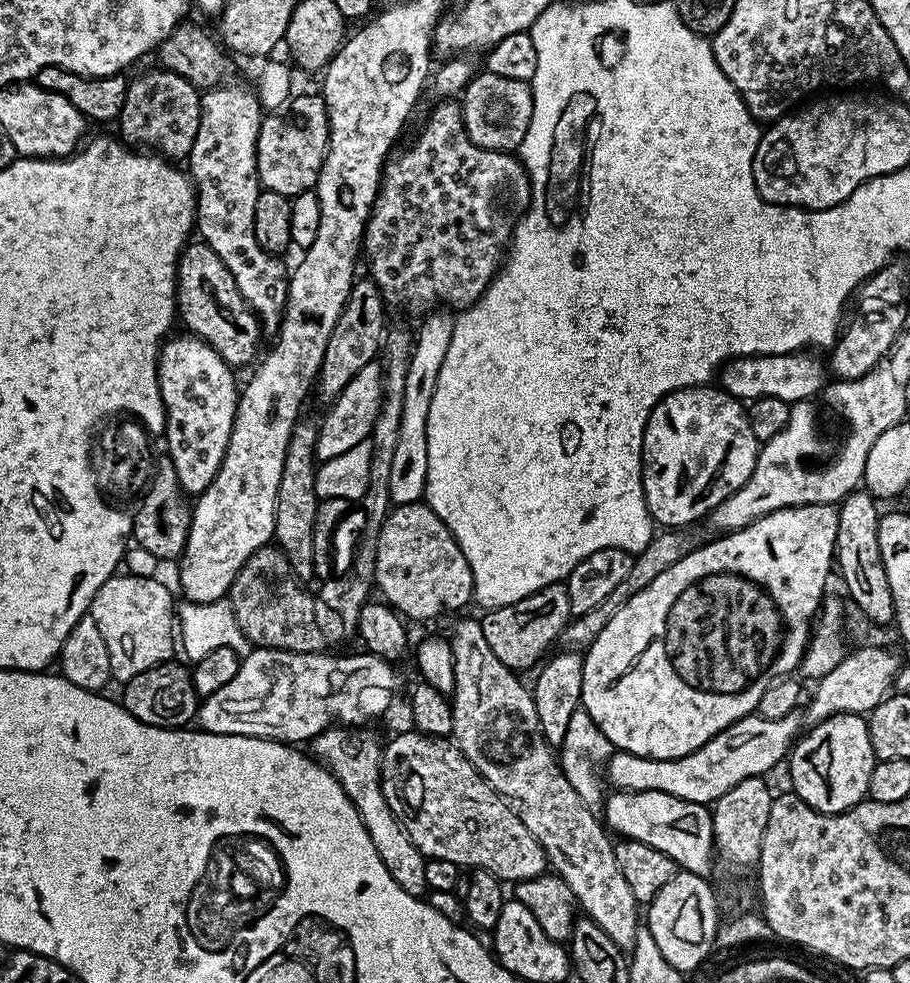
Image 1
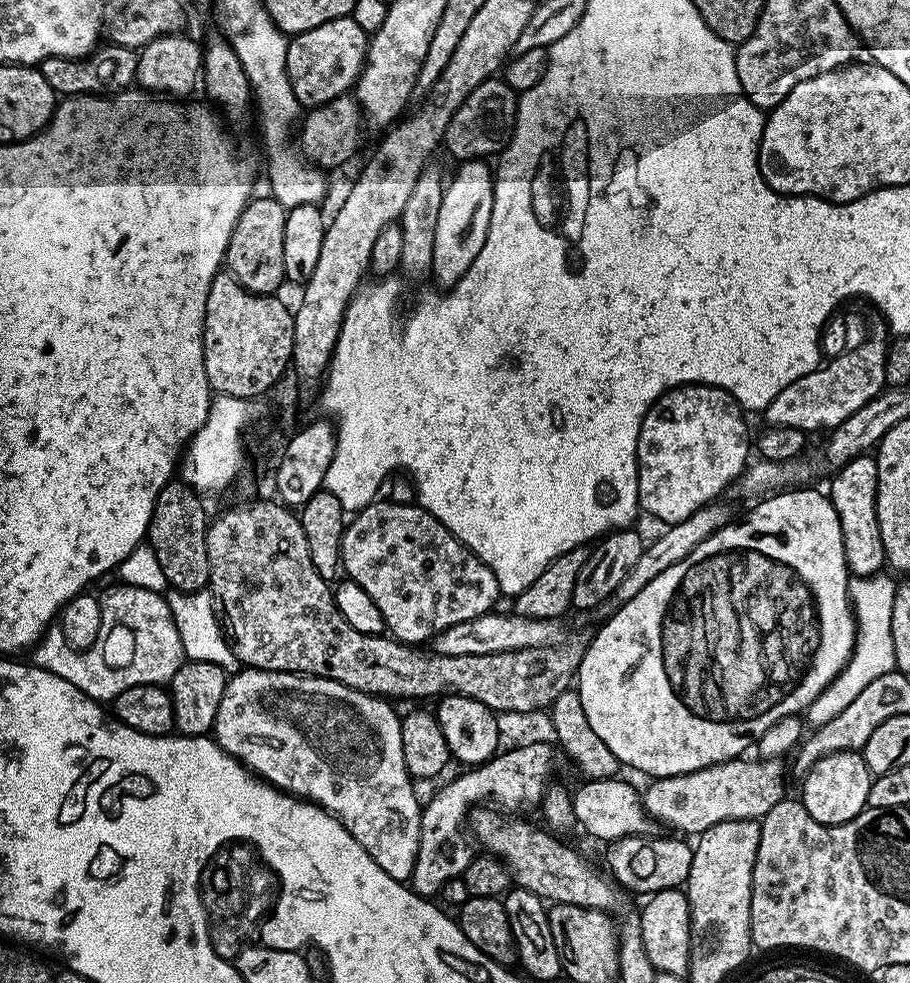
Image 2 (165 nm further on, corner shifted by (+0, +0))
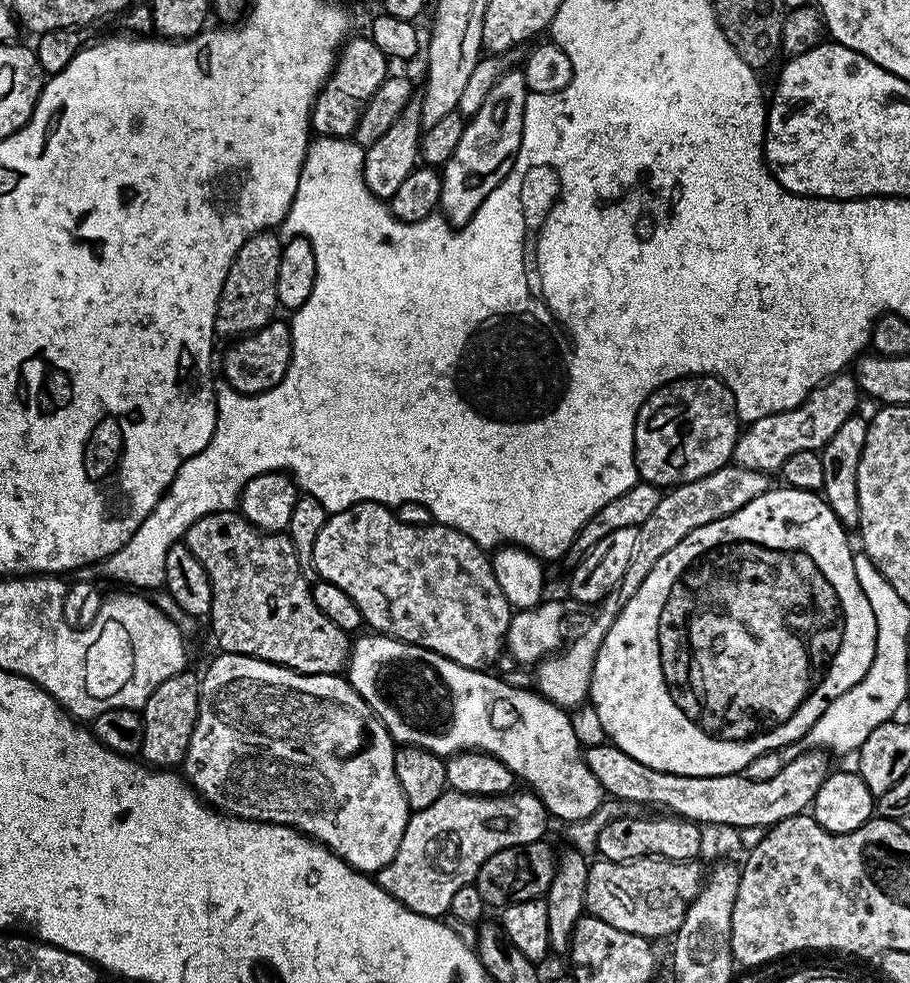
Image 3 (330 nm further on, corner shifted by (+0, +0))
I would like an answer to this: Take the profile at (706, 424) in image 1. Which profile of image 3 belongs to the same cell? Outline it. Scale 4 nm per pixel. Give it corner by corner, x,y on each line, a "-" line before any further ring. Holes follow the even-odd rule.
683,376
654,390
654,394
650,394
650,398
646,398
638,410
634,426
636,475
643,483
654,484
661,490
705,478
732,460
736,437
741,431
742,424
736,415
736,400
717,376

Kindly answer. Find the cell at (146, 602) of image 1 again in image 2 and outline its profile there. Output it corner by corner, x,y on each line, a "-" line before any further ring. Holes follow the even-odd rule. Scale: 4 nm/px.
119,587
113,592
103,593
100,602
102,622
98,630
98,638
88,649
72,649
65,642
60,628
52,626
45,631
32,650
32,654
34,654
32,660
37,667
57,674
60,678
65,678
87,696
101,702
114,700
118,694
122,694
122,690
130,690
130,686
167,685
171,681
172,675
186,660
182,642
179,640
178,626
175,625
165,597
161,593
141,588

